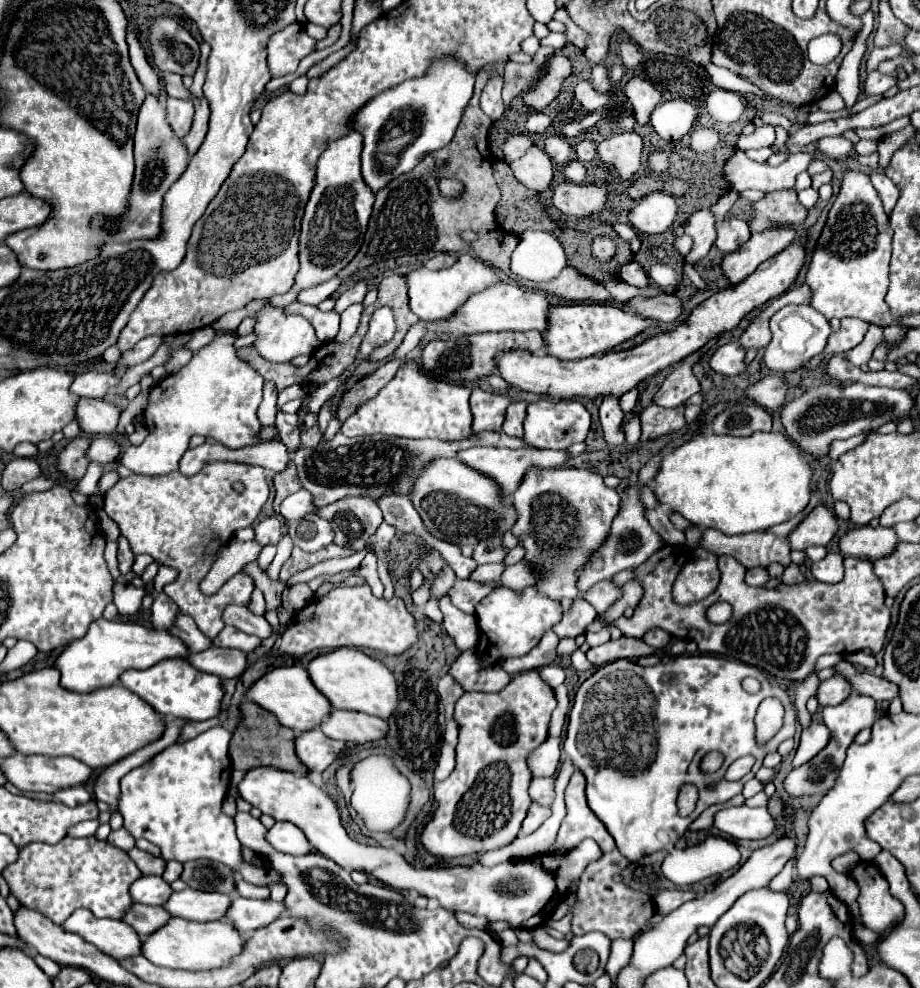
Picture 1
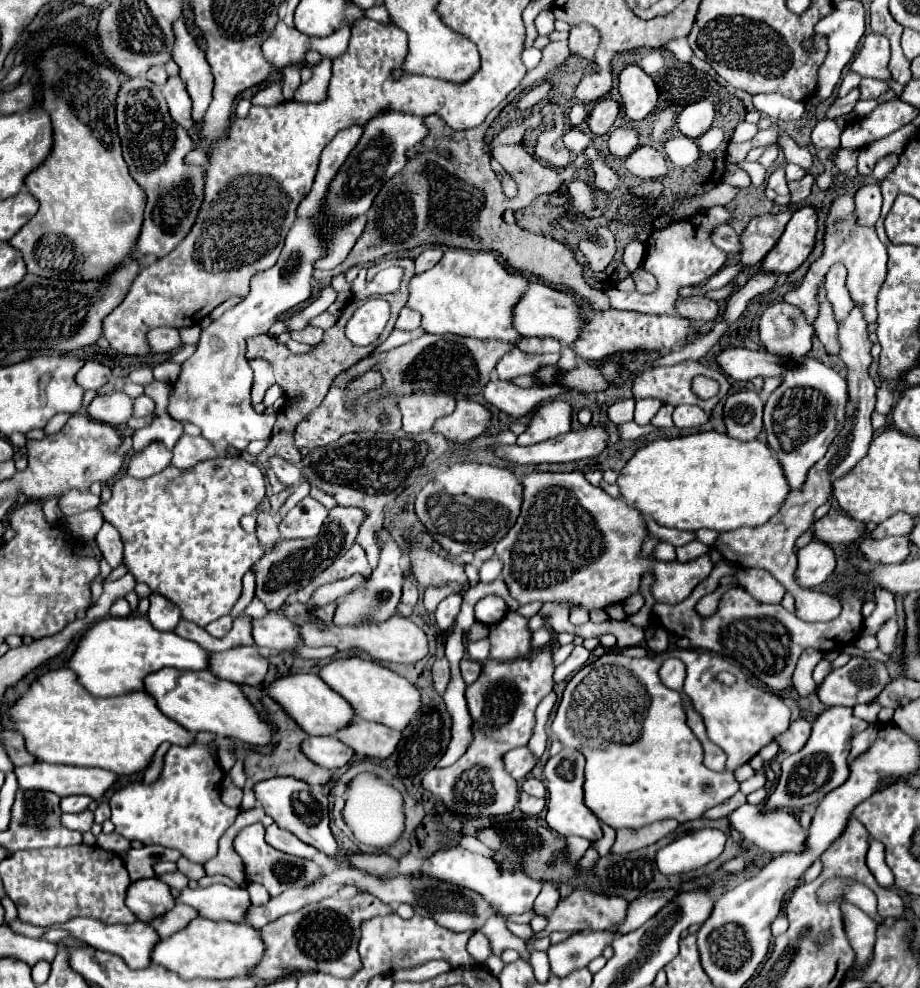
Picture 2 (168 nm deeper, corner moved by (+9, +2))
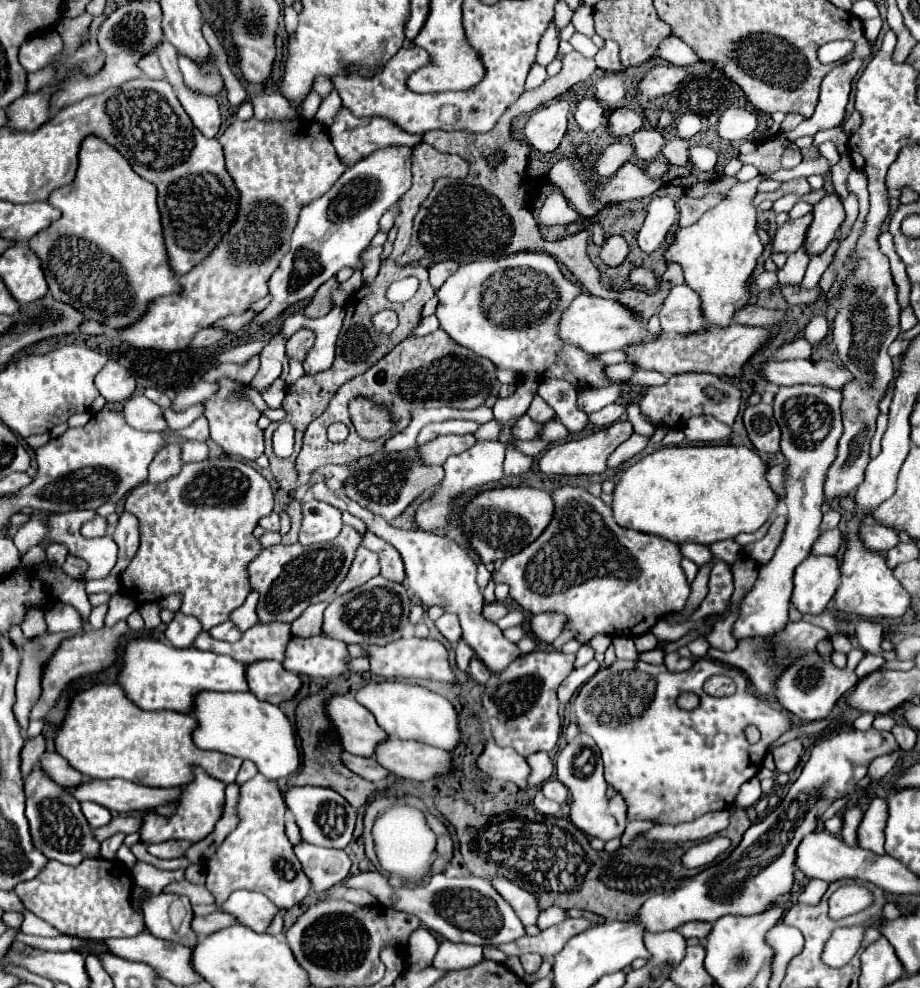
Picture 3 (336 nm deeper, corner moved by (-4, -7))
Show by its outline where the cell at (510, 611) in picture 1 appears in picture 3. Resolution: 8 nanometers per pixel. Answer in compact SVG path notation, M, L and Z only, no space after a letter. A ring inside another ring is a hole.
M495 601L495 603L487 603L485 607L483 607L483 615L485 615L485 619L487 621L493 621L493 623L497 623L501 617L505 617L509 613L509 607L505 605L505 603L501 603L501 601Z

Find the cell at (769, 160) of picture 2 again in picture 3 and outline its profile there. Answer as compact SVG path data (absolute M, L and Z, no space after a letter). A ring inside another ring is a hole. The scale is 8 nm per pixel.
M757 175L747 183L735 185L723 203L709 209L695 225L679 229L673 243L667 245L663 257L667 265L677 263L683 269L685 285L691 287L701 299L701 313L707 323L727 327L731 325L733 311L749 301L747 279L751 277L763 245L757 235L757 209L751 207L753 191L767 175Z

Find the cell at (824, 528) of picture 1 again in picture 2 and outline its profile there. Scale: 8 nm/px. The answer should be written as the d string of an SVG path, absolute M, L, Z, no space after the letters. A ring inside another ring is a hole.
M830 512L822 520L816 520L812 524L812 530L814 536L818 540L824 540L826 544L836 544L836 542L852 544L868 534L864 522L856 522L848 514L836 514L836 512Z

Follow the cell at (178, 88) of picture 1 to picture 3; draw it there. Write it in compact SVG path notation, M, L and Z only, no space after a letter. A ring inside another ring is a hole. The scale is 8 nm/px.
M147 55L145 59L141 59L141 71L149 79L165 79L165 73L163 73L163 67L161 67L157 55Z

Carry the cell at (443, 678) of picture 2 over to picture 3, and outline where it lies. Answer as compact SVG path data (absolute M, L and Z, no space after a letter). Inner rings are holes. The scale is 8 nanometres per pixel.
M461 639L461 641L457 643L457 647L455 647L455 653L457 653L457 657L455 657L457 669L467 671L467 665L469 665L469 661L471 661L471 657L473 657L473 649Z

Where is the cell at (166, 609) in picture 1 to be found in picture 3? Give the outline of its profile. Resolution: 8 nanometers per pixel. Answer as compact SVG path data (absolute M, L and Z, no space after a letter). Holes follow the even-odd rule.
M181 611L175 613L173 621L167 625L165 637L173 647L191 647L193 639L201 633L201 623L195 617L181 615Z

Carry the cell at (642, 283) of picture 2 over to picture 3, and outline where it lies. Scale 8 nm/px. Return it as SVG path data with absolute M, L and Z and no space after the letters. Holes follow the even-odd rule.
M675 285L669 291L661 305L659 321L663 333L693 333L707 327L701 317L697 293L685 285Z

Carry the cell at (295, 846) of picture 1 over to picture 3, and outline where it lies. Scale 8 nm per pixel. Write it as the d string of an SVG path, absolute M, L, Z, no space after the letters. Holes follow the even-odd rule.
M307 841L295 843L293 851L301 861L305 875L311 879L311 891L315 893L325 893L333 885L341 883L349 873L351 861L345 851L317 847Z

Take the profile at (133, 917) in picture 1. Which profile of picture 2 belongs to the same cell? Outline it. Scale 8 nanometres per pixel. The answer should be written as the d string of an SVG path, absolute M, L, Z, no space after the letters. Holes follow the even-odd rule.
M176 904L170 912L166 912L164 916L158 916L150 922L150 926L162 936L166 938L168 934L174 934L176 930L182 930L184 926L188 926L188 922L192 922L192 918L198 916L198 910L192 910L192 906L186 904Z

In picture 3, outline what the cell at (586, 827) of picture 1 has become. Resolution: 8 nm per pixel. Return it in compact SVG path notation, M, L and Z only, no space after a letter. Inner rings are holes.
M579 733L573 743L569 743L557 757L557 777L559 781L569 789L571 793L571 821L577 829L581 829L589 837L597 837L603 841L611 841L619 837L625 831L627 815L625 815L625 803L617 791L609 789L609 785L603 779L603 763L601 753L597 751L597 745L589 735Z

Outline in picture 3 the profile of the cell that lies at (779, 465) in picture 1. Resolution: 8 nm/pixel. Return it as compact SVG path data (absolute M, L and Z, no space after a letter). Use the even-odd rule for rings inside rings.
M687 445L687 447L663 447L633 467L629 467L613 491L613 517L621 527L633 527L637 531L665 537L673 543L715 543L723 539L735 539L739 533L753 533L769 521L779 505L779 495L767 481L767 465L761 457L747 447L739 445Z

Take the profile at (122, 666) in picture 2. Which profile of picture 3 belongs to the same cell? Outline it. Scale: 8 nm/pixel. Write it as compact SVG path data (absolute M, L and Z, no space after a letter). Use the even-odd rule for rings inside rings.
M133 637L125 645L121 671L117 673L117 685L125 691L129 701L133 701L137 707L141 707L145 711L171 709L171 711L181 711L181 713L191 711L193 697L203 689L207 689L207 691L247 691L249 689L247 681L245 681L245 665L243 663L237 663L235 659L231 659L227 655L217 655L211 651L199 651L195 647L177 649L177 647L161 643L155 637Z

